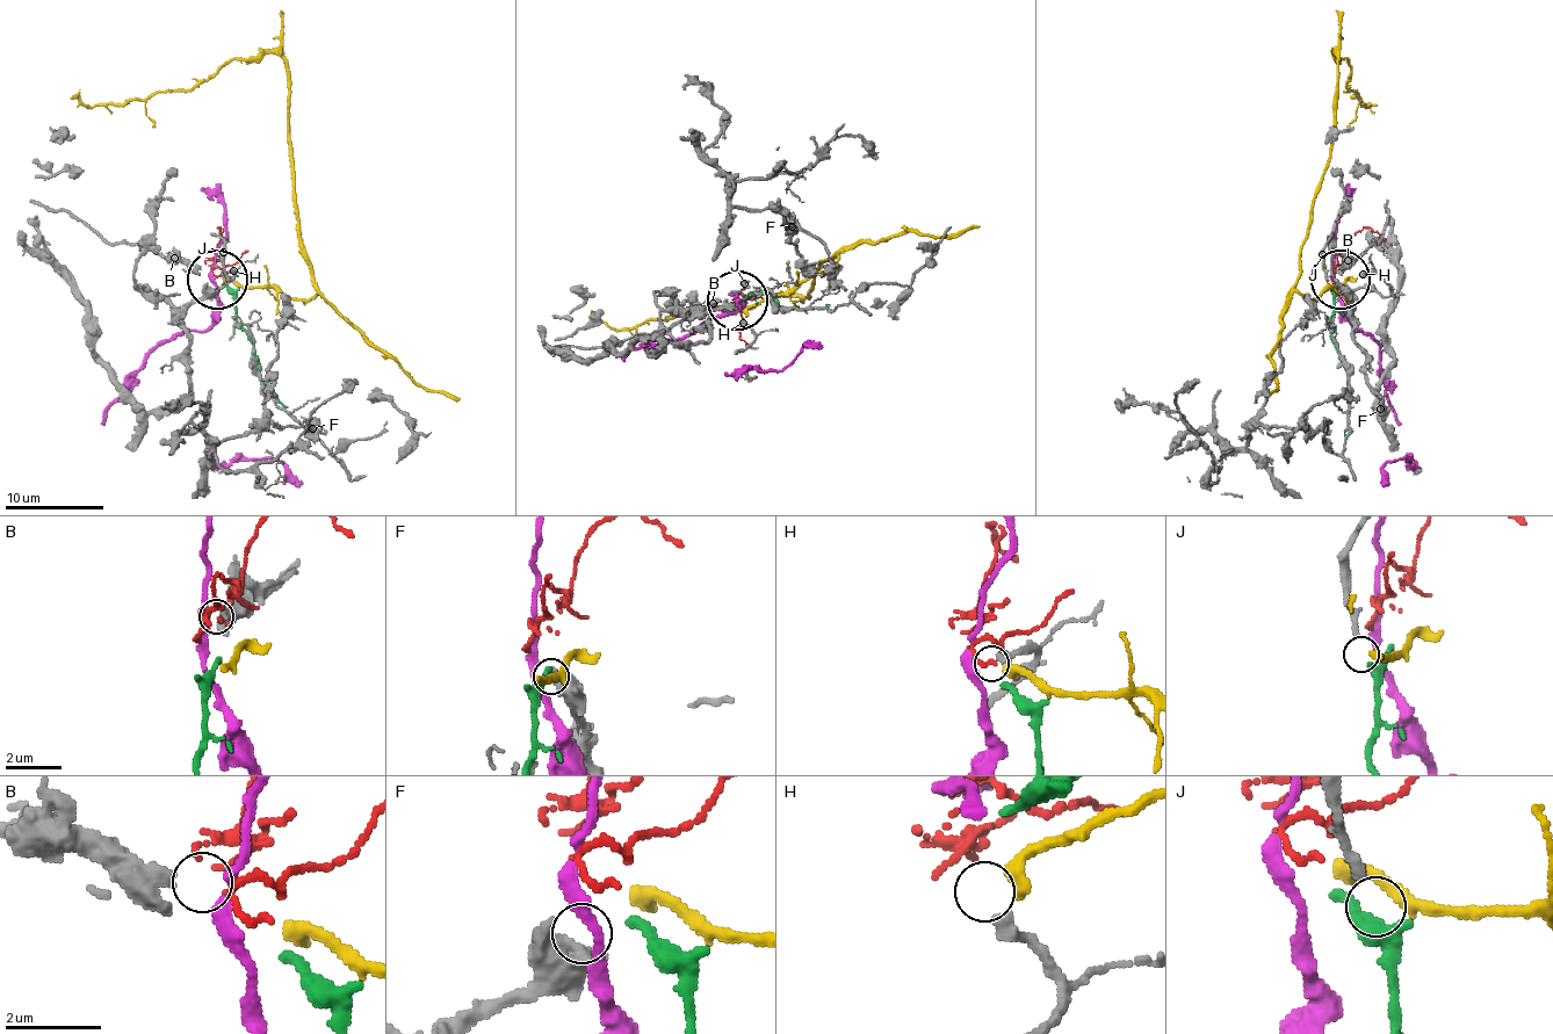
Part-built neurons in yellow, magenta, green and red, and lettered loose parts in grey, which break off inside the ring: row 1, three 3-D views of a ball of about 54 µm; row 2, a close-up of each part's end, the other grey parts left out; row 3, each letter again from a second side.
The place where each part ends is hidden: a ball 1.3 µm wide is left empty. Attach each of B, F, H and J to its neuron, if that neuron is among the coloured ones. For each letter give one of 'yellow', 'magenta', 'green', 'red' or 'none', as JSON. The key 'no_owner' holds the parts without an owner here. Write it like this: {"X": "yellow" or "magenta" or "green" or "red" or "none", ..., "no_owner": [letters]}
{"B": "magenta", "F": "none", "H": "yellow", "J": "none", "no_owner": ["F", "J"]}

